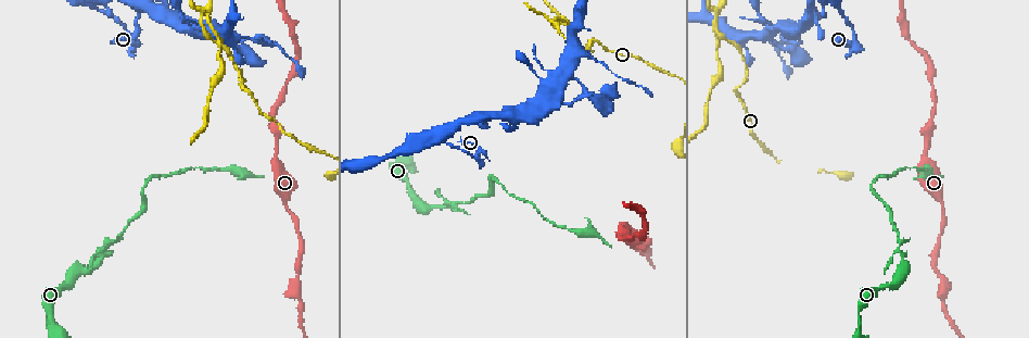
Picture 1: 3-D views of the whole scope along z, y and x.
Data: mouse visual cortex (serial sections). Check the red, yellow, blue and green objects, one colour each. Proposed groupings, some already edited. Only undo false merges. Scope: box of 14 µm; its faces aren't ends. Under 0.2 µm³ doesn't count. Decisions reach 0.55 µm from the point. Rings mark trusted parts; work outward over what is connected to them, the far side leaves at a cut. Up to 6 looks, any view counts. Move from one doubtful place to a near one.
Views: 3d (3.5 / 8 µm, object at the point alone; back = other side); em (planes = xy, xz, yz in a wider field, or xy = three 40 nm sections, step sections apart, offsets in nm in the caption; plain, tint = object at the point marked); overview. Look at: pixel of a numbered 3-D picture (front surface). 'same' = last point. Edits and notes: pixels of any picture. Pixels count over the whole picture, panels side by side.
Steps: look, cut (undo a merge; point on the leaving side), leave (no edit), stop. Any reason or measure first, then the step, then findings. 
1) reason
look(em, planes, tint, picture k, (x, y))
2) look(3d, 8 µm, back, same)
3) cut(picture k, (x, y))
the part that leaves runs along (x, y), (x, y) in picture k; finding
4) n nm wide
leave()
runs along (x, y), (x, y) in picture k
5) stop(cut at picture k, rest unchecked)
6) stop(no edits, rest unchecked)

a narrow waist
look(3d, 3.5 µm, picture 1, (147, 184))

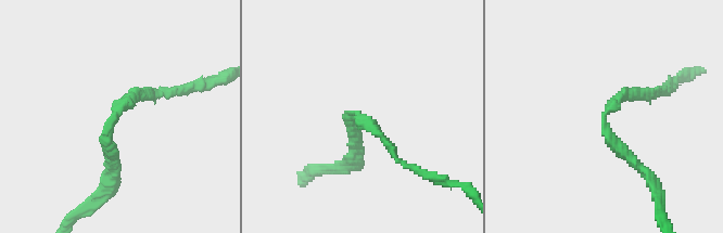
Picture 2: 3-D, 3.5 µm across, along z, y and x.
arms of 150, 150 nm
leave()
runs along (111, 170), (111, 117), (161, 90) in picture 2; all the same cell

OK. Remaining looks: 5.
three-way junction
look(3d, 3.5 µm, picture 1, (545, 99))

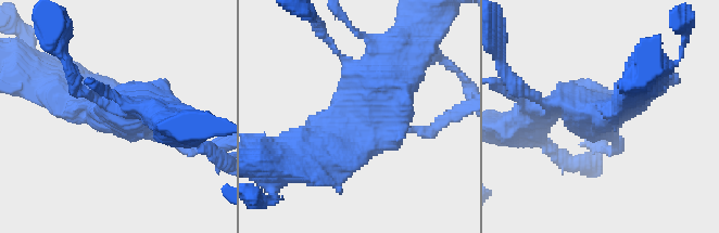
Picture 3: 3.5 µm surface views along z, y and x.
look(em, xy, step 1, tint, picture 3, (598, 116))

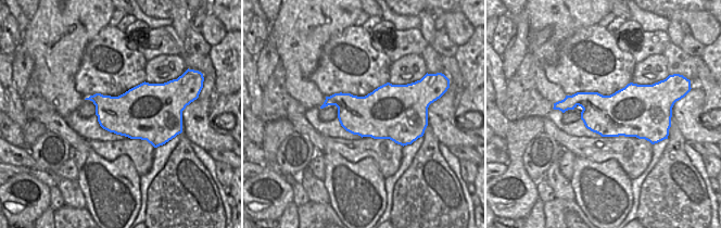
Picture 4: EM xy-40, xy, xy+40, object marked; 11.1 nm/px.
cut it another way
look(em, xy, step 2, tint, same)

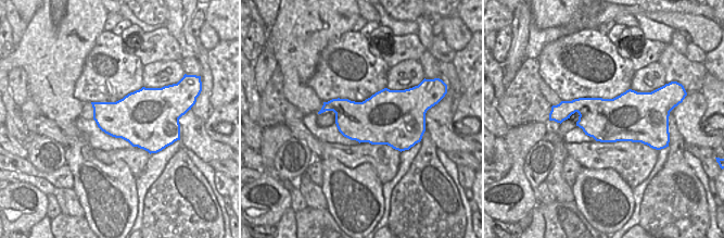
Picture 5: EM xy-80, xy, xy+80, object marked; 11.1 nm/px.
leave()
runs along (305, 152), (368, 111), (402, 60) in picture 3; one cell here

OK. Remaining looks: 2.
two arms at a narrow angle
look(3d, 3.5 µm, picture 1, (549, 20))

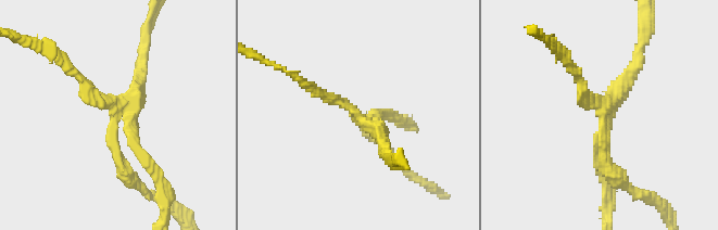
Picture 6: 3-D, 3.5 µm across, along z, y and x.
look(em, xy, step 3, tint, picture 6, (360, 120))

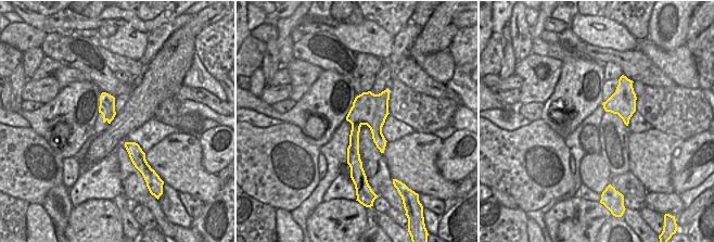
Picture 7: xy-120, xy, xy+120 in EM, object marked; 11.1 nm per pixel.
4 arms
cut(picture 6, (631, 75))
the part that leaves runs along (125, 128), (165, 191), (162, 218) in picture 6; two cells meet here

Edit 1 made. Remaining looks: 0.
stop(cut at picture 6, rest unchecked)

